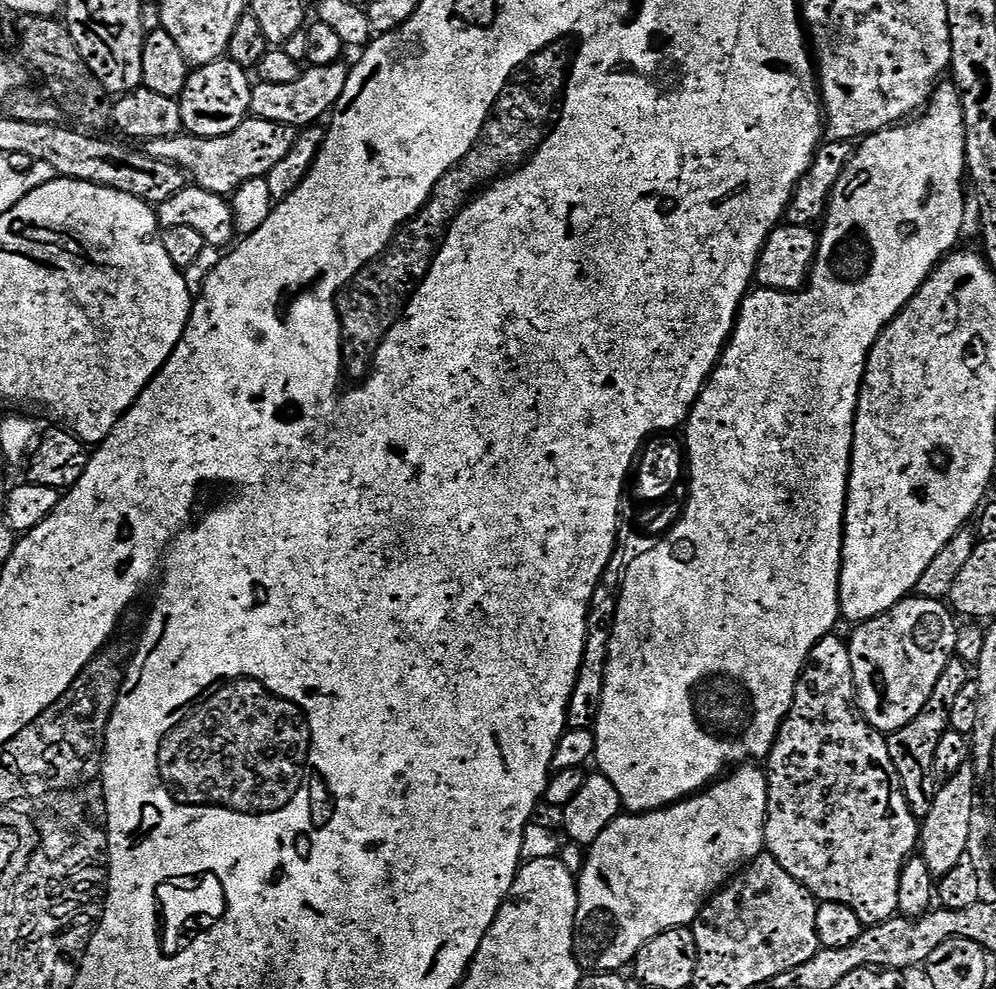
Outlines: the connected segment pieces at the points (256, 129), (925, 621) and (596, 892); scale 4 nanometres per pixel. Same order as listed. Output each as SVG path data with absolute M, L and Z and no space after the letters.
M246 118L238 130L222 134L218 138L181 134L149 140L142 151L150 158L158 158L178 166L190 177L191 183L202 190L212 191L216 195L228 198L246 182L267 177L292 152L296 144L297 129L287 124L266 122L255 118Z
M915 594L909 595L907 598L898 601L889 612L884 612L880 616L874 617L872 620L865 620L857 623L856 628L852 632L852 637L847 637L848 654L850 656L850 666L852 667L852 687L854 689L854 700L858 705L858 711L861 716L867 720L872 728L877 728L879 732L891 734L902 730L902 726L906 726L911 722L916 715L920 713L921 708L928 703L932 696L933 690L936 689L936 684L940 680L940 675L944 673L944 667L953 659L952 651L956 648L956 624L953 613L950 611L949 605L944 600L931 600L925 596Z
M758 766L754 772L736 776L732 784L724 784L720 796L704 790L666 808L657 808L655 812L621 814L610 821L606 830L602 830L587 849L588 861L578 872L578 906L572 950L580 968L587 969L588 960L600 960L604 956L603 971L619 973L623 964L631 965L635 961L636 951L647 940L667 928L691 925L709 897L723 888L737 869L765 851L767 813L768 777L765 769Z

